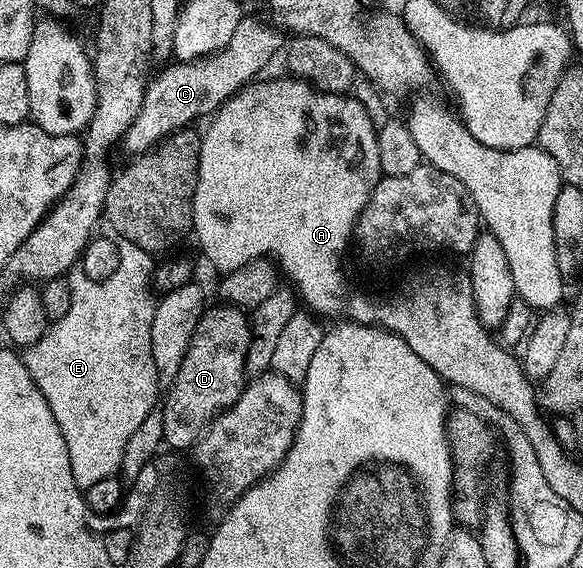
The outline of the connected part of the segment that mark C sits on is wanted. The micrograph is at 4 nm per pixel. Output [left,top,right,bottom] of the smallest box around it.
[122,18,286,154]

